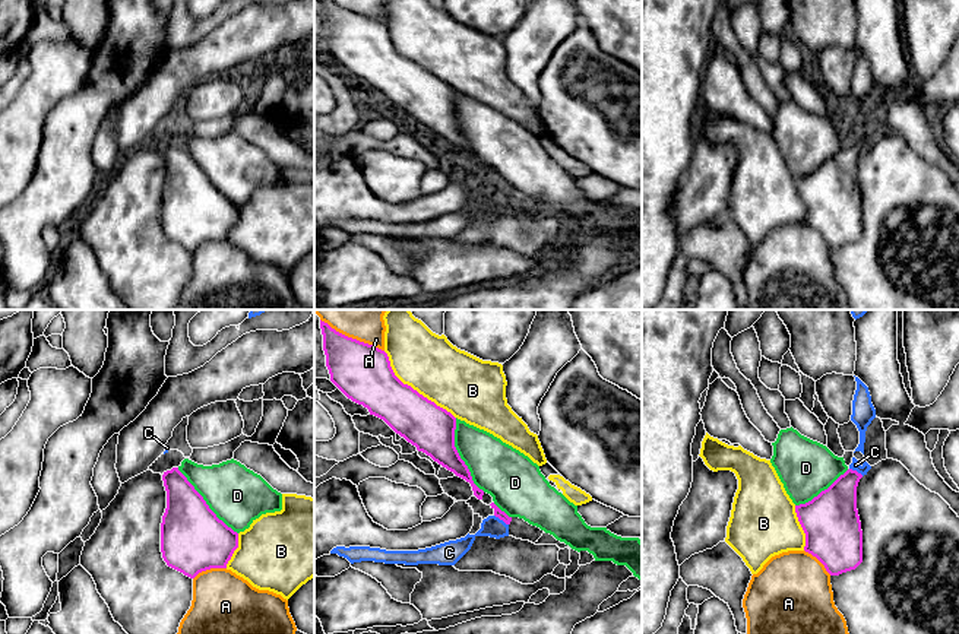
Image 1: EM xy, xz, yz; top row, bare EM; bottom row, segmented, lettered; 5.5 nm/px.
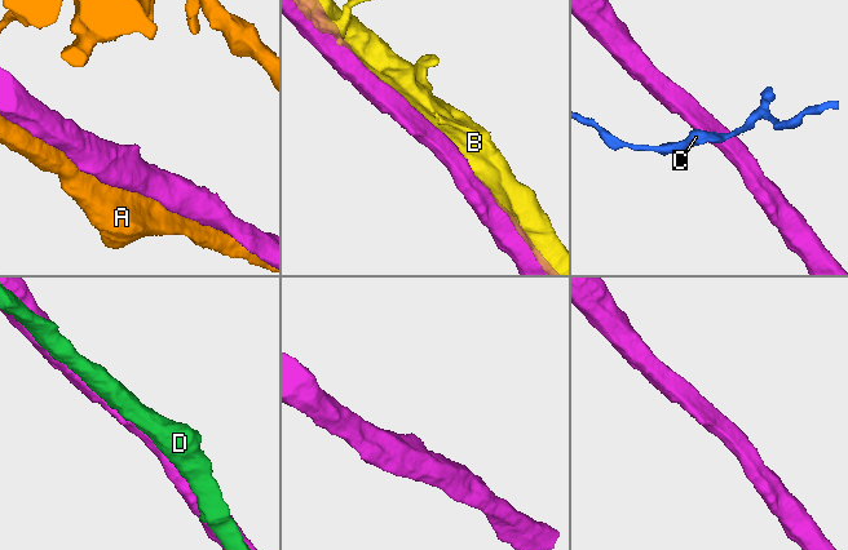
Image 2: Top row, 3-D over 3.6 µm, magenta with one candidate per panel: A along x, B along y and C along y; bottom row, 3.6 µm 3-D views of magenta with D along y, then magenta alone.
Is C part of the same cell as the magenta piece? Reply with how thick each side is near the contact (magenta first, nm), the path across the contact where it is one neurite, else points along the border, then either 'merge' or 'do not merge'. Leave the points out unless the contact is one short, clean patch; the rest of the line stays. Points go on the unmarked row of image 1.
calibres 50 and 120 nm; way xz (497, 184), (502, 192), (491, 199); merge

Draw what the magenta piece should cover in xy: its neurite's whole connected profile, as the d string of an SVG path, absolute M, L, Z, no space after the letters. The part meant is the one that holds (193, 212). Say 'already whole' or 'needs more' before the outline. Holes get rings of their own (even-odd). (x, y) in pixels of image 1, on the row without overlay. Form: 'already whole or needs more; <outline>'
already whole; M178 140L164 145L162 153L167 181L161 225L167 238L190 251L211 241L227 241L238 221L238 206L216 190Z

